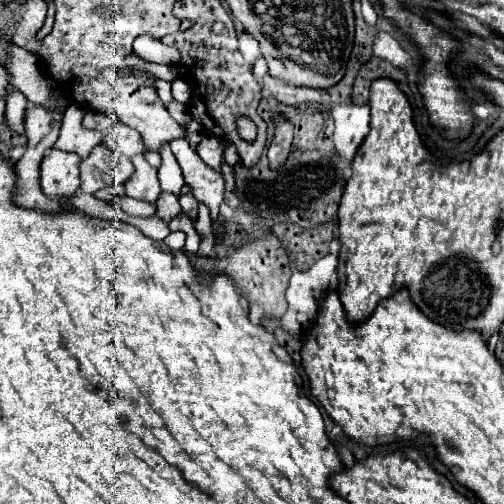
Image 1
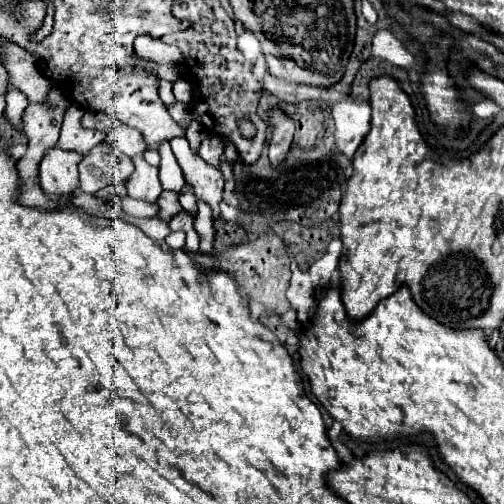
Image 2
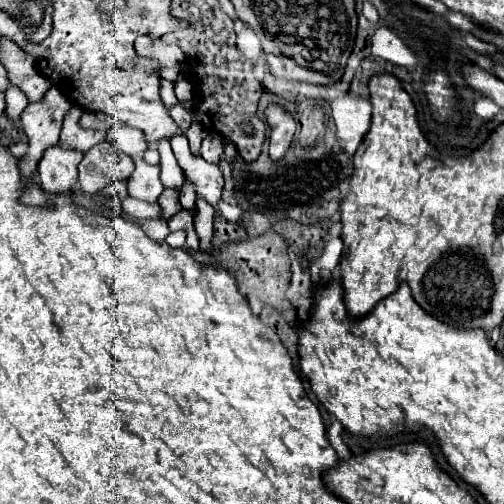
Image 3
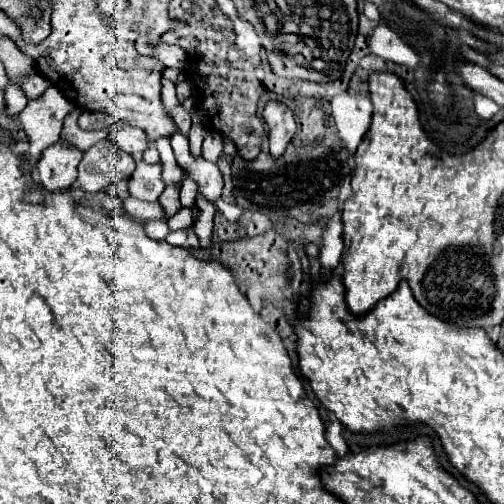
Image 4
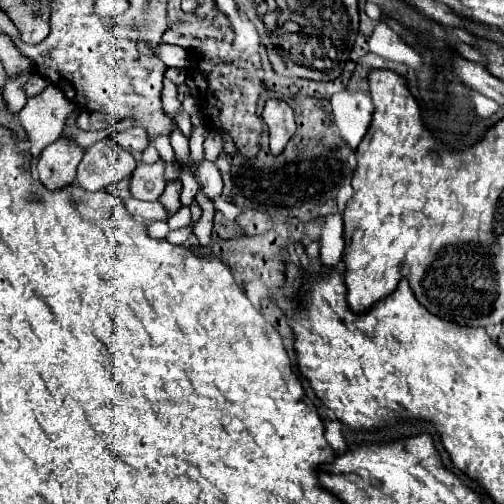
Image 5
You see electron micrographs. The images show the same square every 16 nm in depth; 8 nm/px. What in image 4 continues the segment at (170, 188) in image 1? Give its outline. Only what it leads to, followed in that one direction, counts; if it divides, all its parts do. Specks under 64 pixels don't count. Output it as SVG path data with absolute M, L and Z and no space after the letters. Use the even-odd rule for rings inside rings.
M162 138L156 142L156 148L160 152L160 164L162 164L162 182L164 186L182 186L182 168L178 166L174 152L170 148L168 138Z

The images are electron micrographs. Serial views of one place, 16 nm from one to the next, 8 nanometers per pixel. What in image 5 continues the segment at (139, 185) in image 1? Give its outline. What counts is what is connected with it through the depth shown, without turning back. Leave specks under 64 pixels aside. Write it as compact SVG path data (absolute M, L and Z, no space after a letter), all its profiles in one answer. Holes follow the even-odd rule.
M164 162L156 164L136 164L134 174L130 176L130 194L142 200L158 200L164 192Z

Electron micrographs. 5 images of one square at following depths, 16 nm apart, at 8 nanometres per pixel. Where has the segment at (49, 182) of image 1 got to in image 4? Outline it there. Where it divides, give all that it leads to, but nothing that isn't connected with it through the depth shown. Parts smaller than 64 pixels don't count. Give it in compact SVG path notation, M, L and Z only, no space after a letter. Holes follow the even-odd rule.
M56 142L48 146L36 166L38 182L44 190L62 192L76 186L76 168L82 160L82 152L72 146Z

